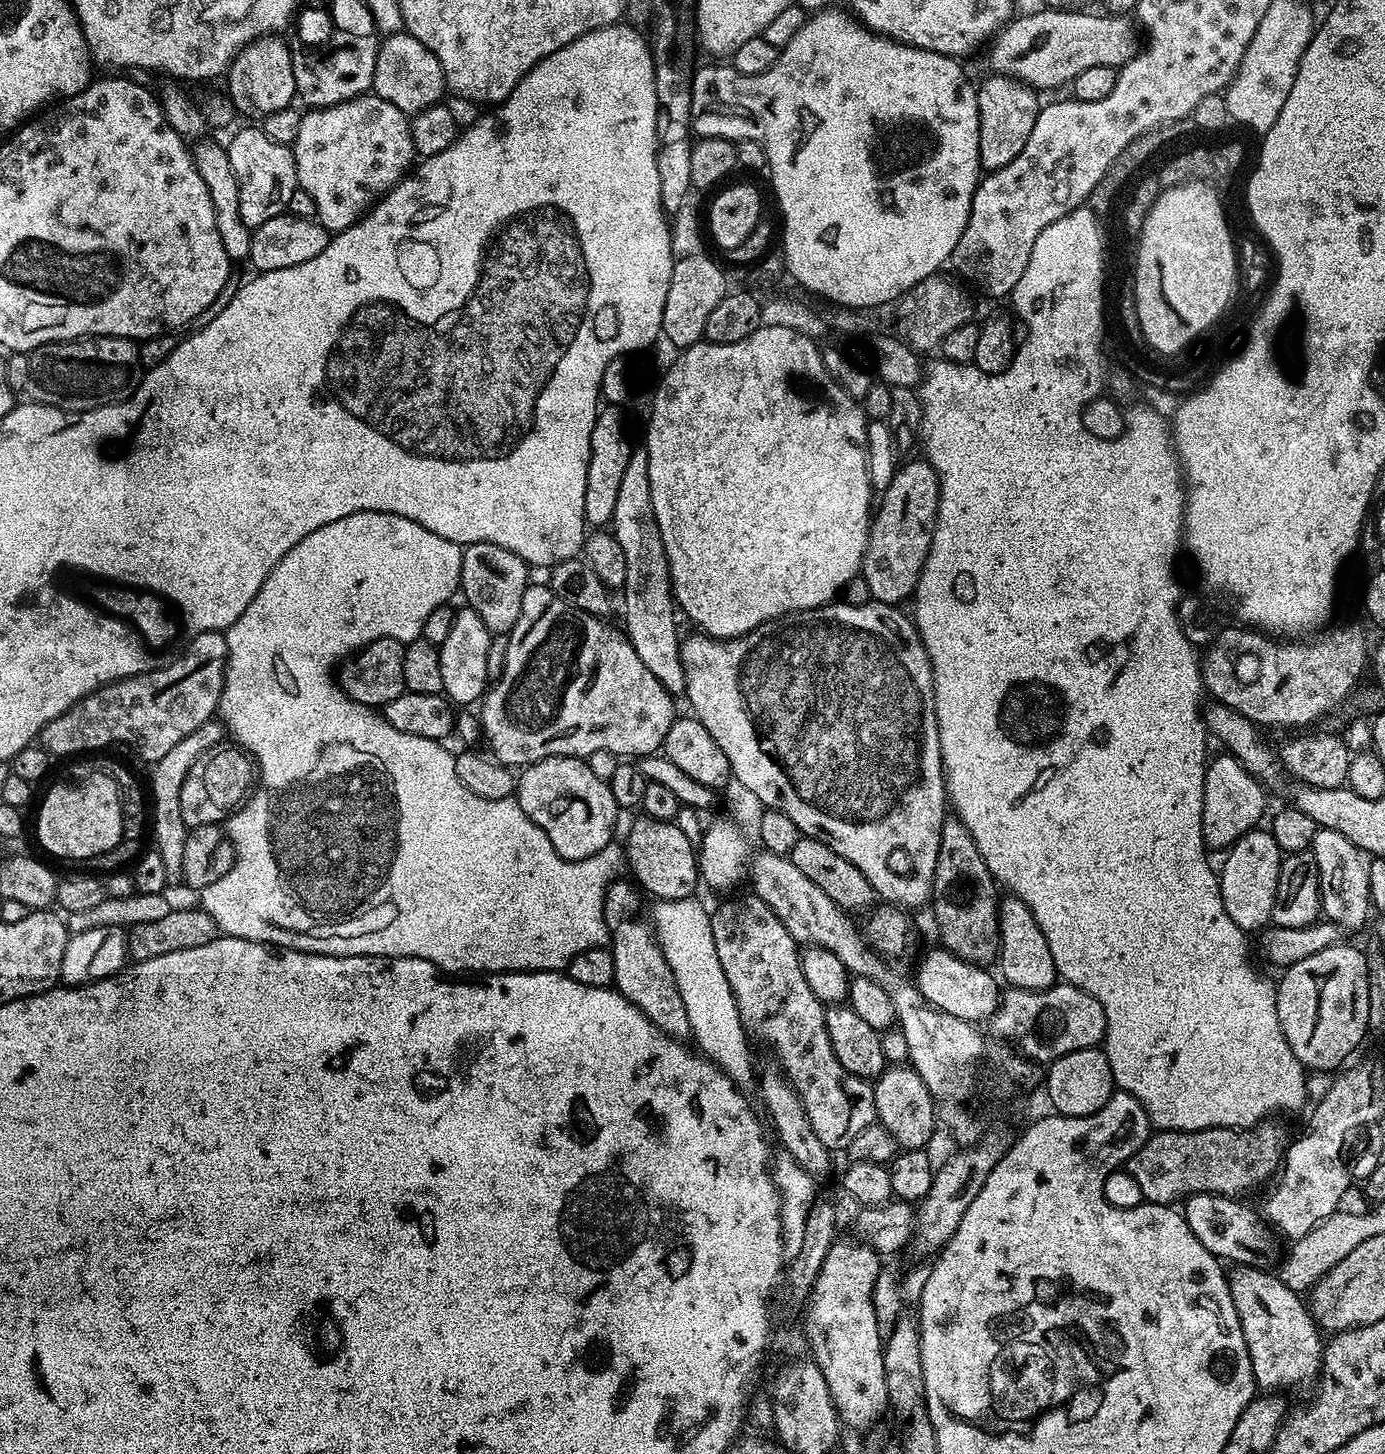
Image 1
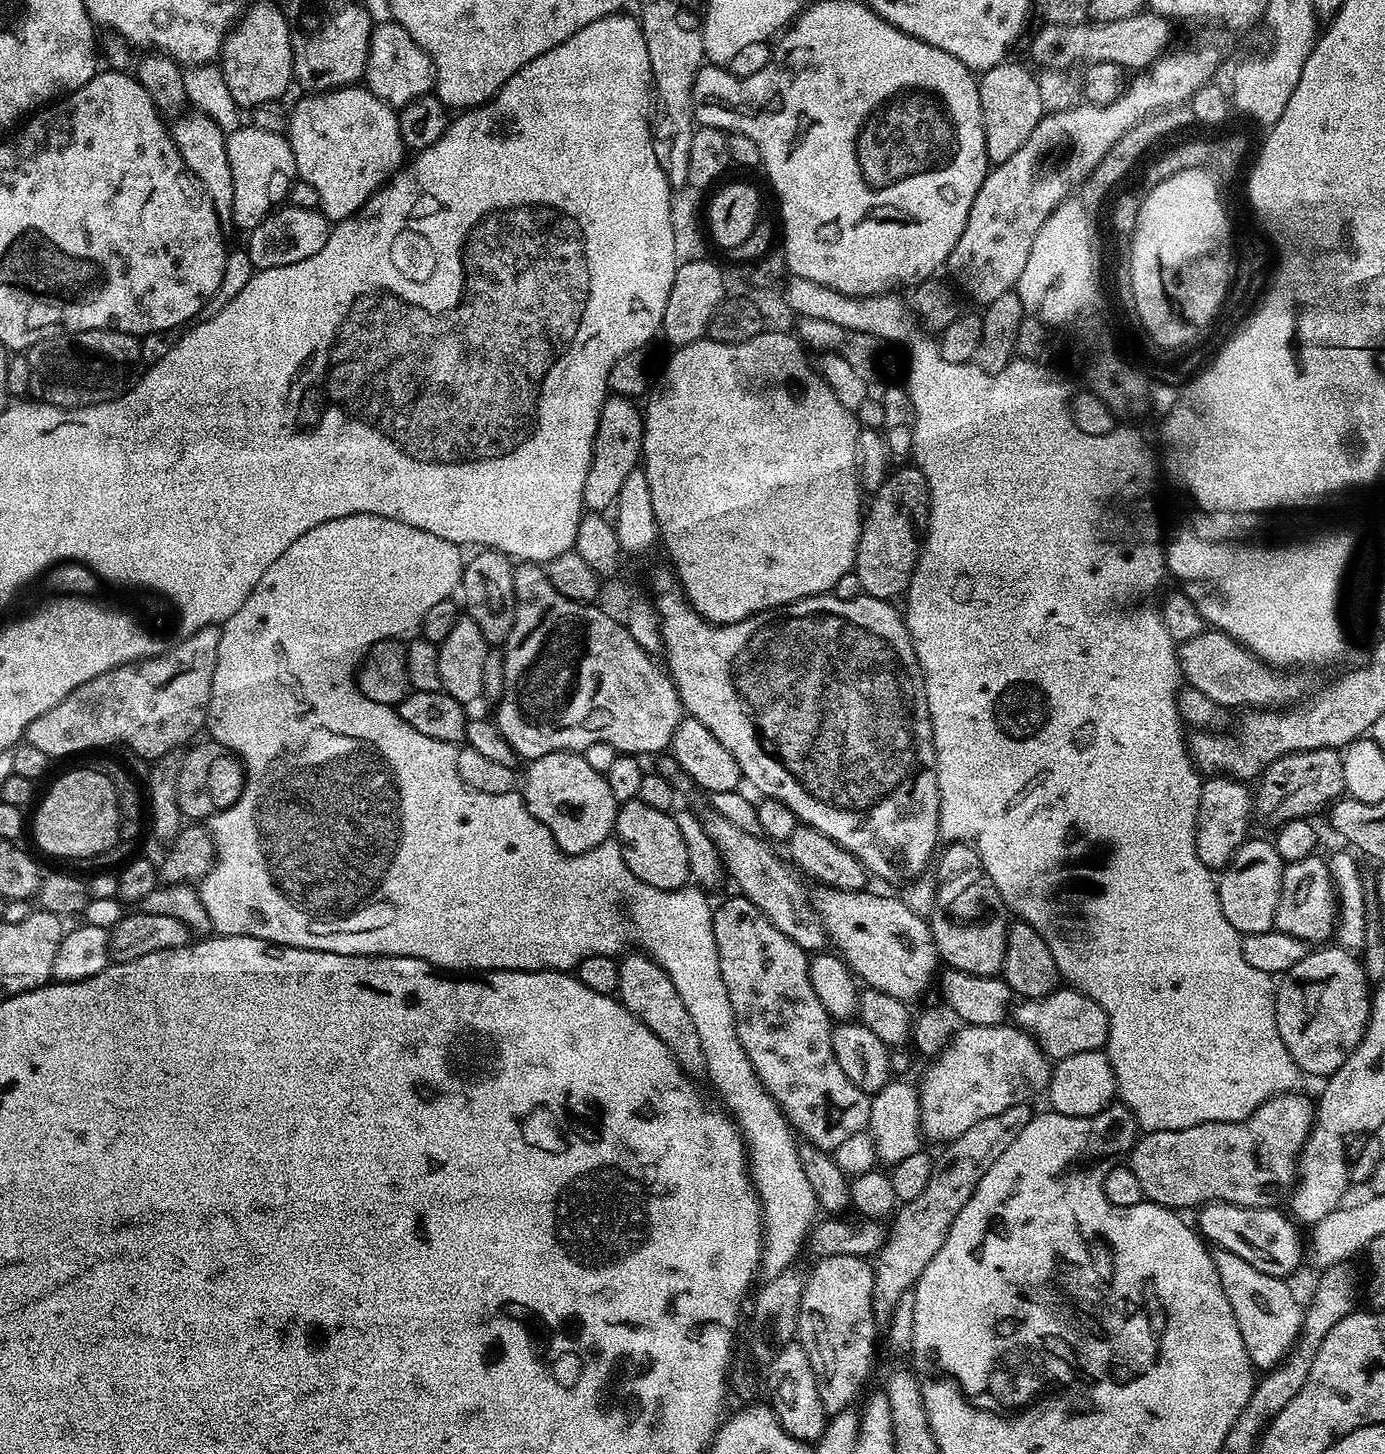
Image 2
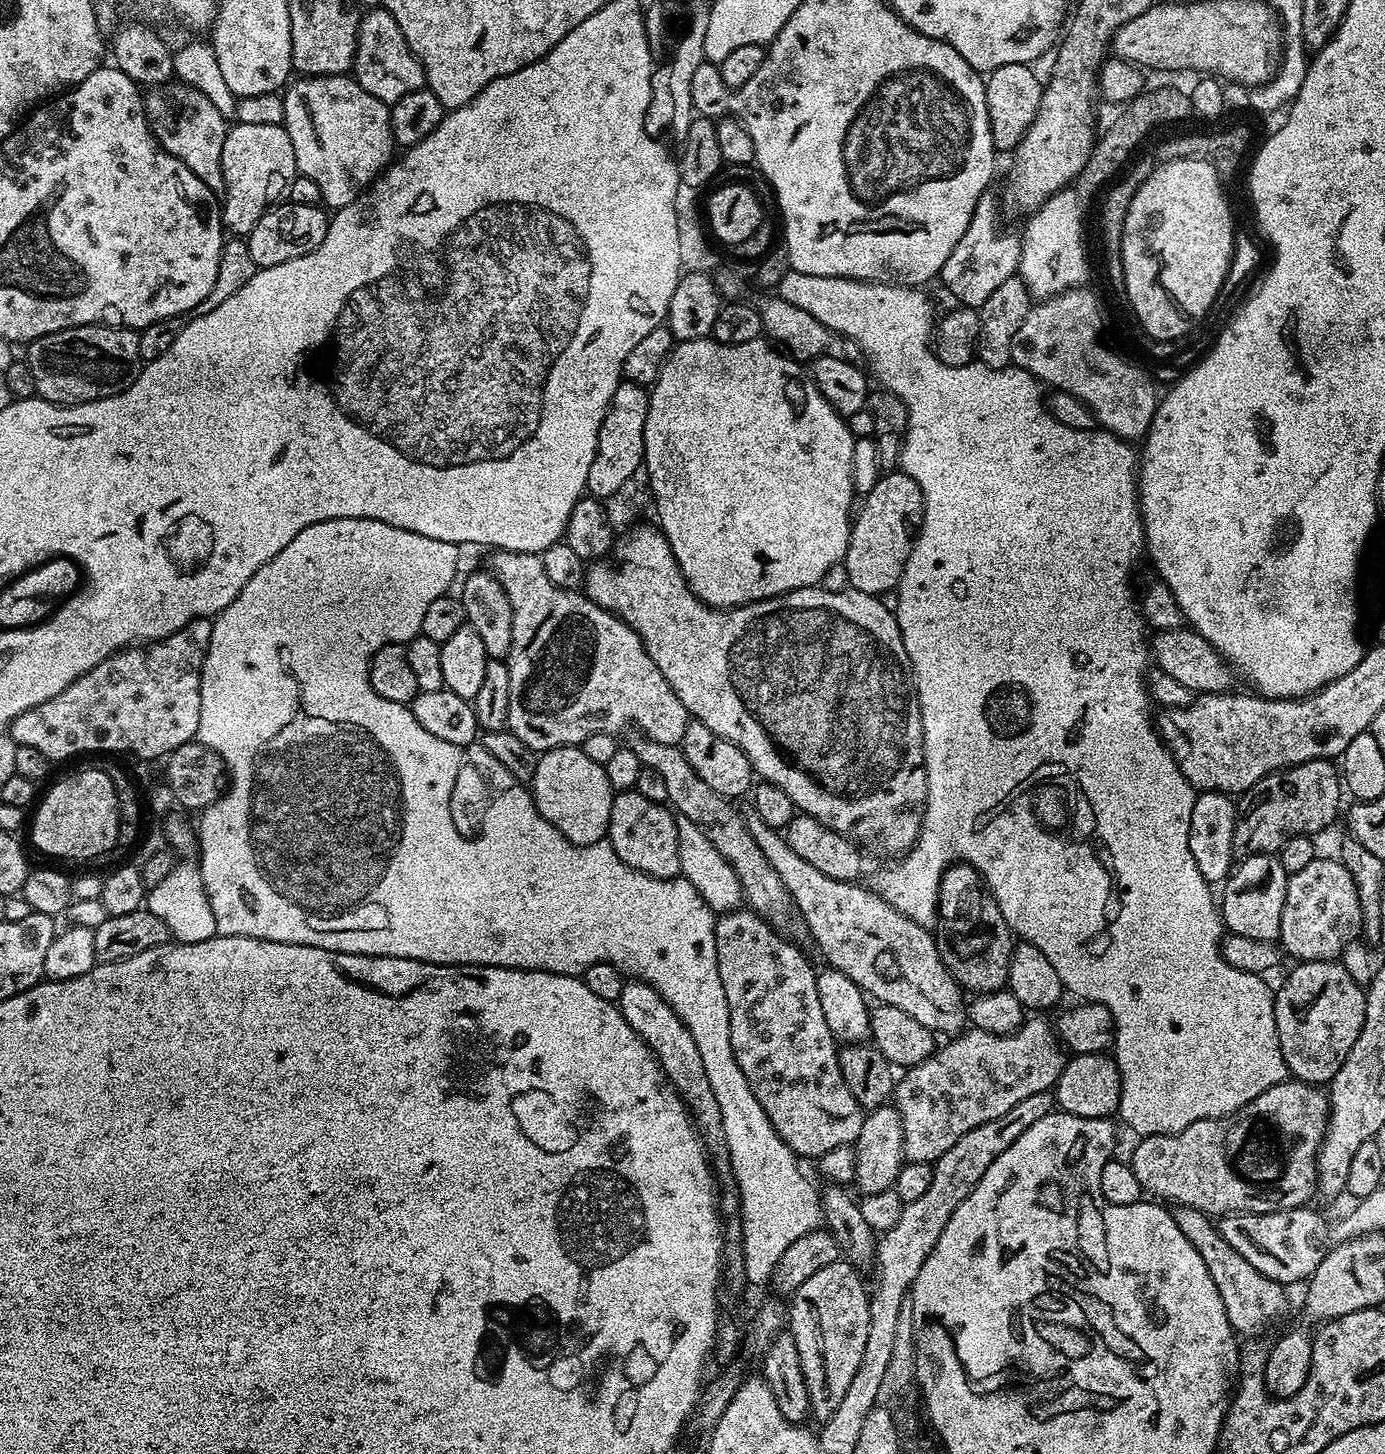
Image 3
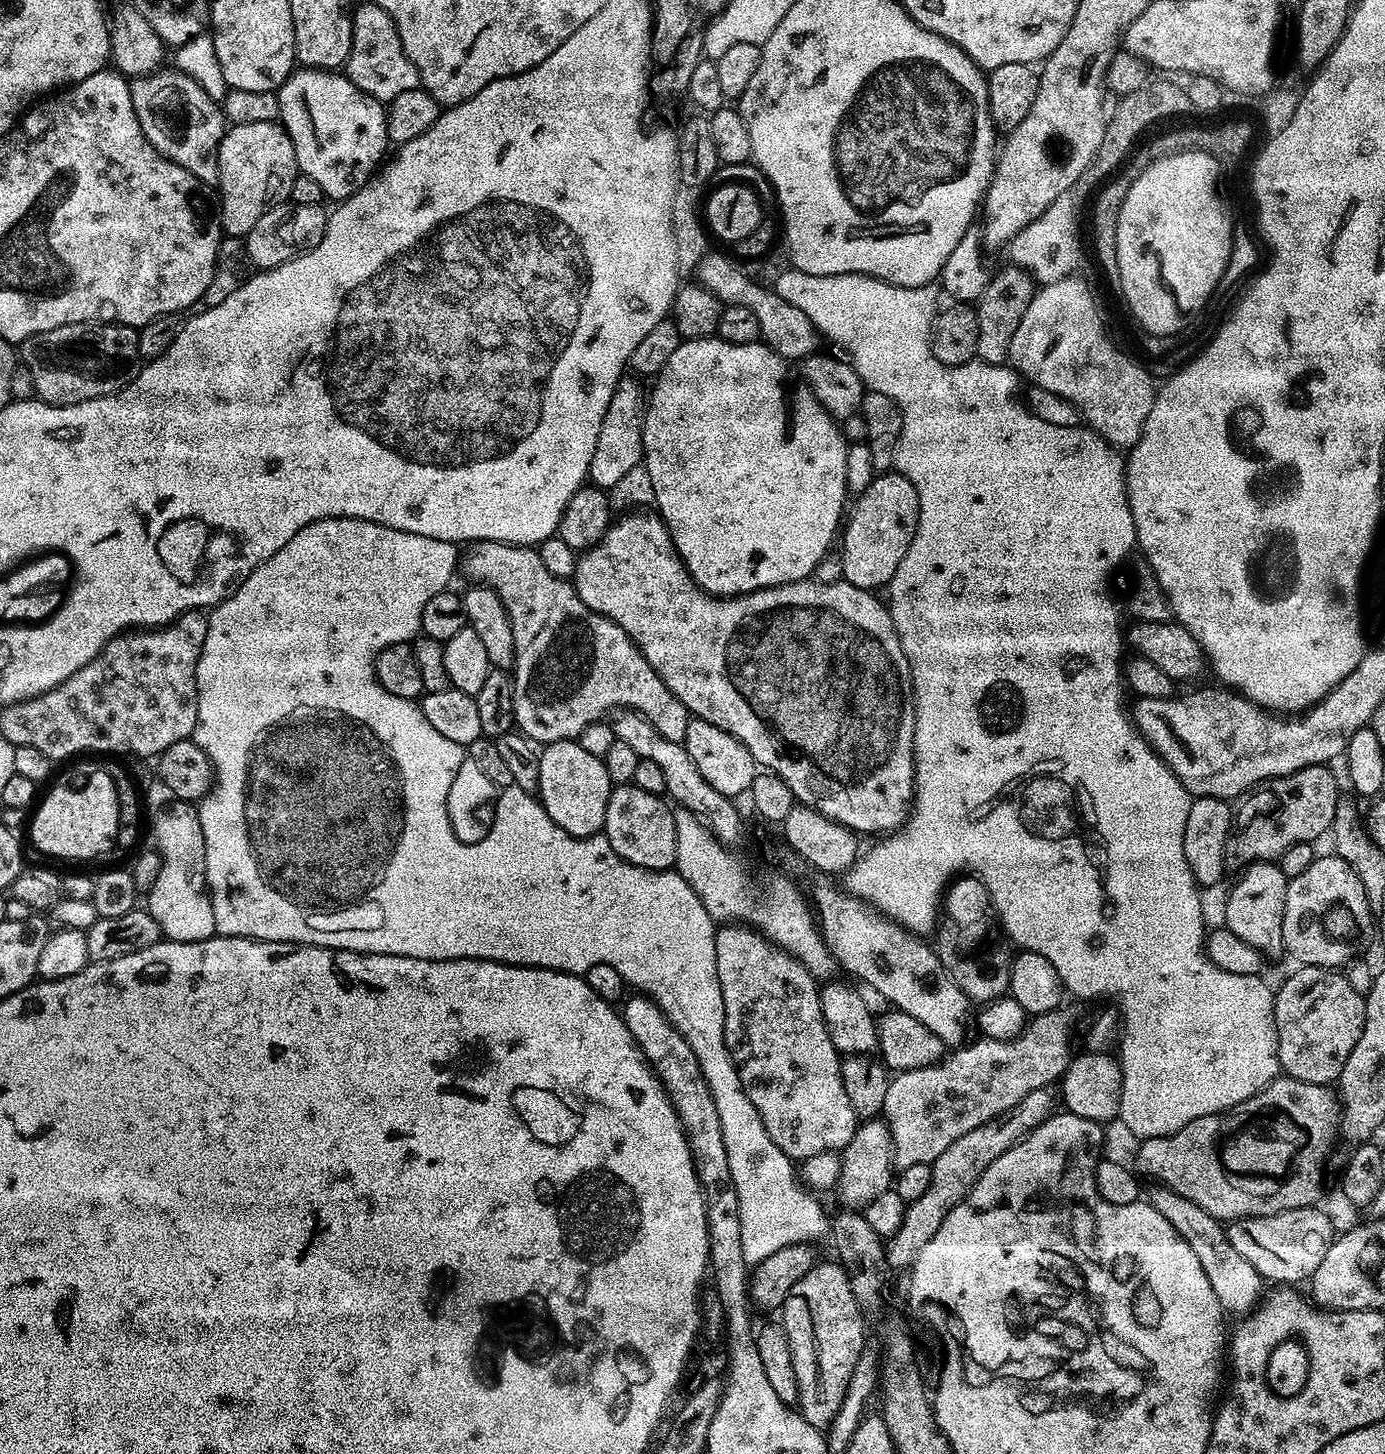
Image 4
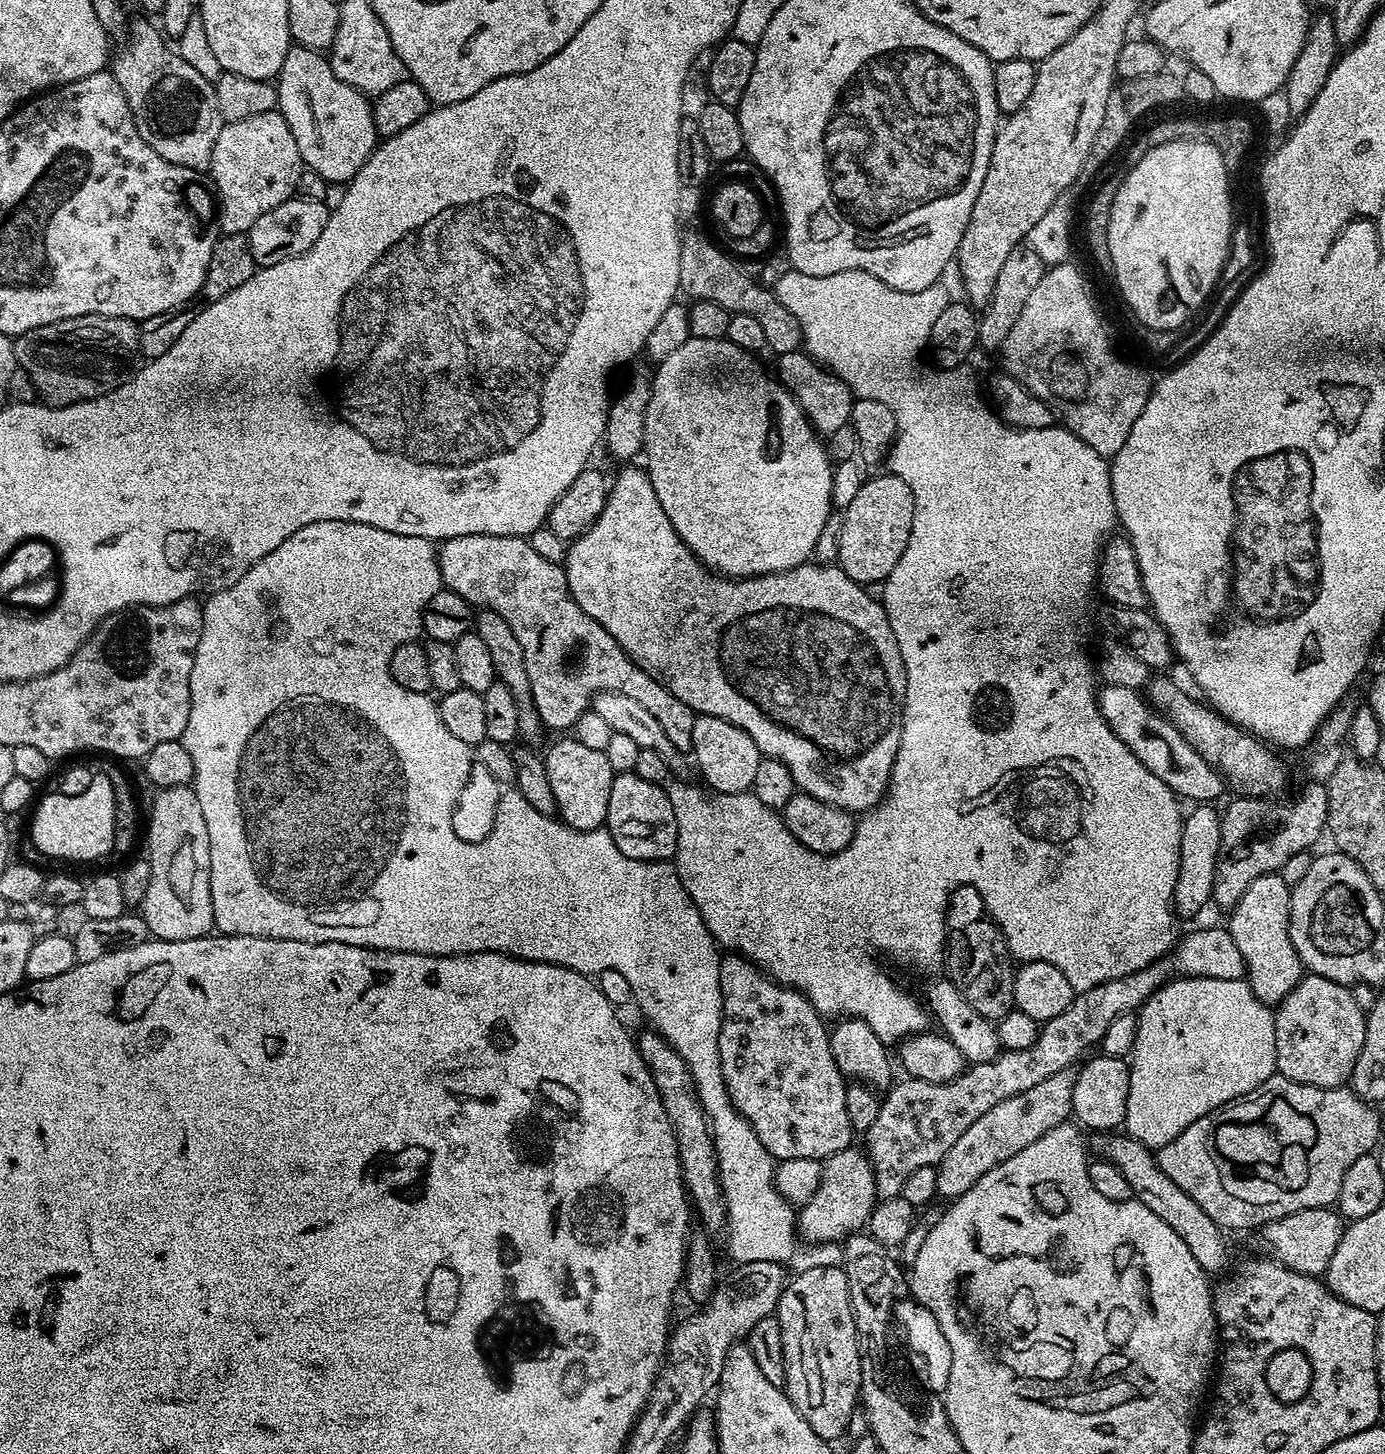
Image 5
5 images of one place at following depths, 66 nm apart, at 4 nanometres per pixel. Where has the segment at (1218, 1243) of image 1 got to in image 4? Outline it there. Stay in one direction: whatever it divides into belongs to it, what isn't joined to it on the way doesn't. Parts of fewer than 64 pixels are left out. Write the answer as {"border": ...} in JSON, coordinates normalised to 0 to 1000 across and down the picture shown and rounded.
{"border":[[[952,829],[939,830],[924,833],[920,836],[903,836],[892,839],[886,843],[885,849],[891,860],[894,860],[897,865],[900,865],[912,880],[920,880],[921,883],[938,883],[937,882],[940,880],[947,880],[965,851],[965,845],[963,846],[961,838],[952,831]]]}

